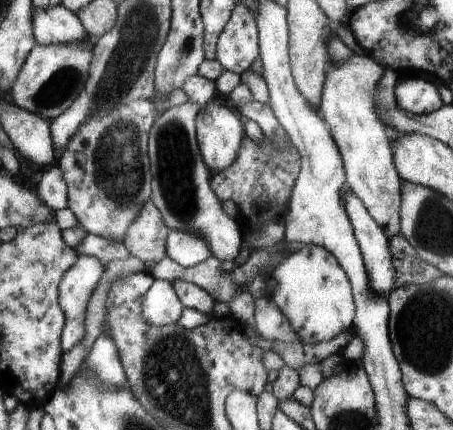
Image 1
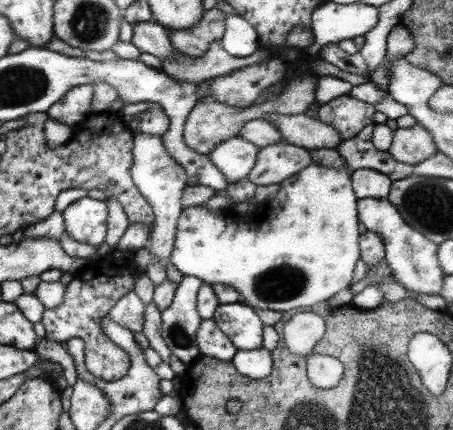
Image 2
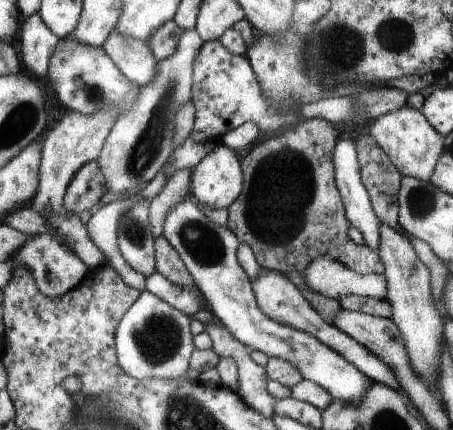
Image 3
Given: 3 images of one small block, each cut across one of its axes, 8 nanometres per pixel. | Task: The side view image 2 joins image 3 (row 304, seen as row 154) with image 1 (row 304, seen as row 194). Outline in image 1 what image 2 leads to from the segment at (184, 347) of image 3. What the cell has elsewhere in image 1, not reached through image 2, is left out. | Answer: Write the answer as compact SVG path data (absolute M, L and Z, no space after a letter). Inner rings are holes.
M155 280L155 284L147 290L141 306L141 314L149 326L169 326L179 320L183 312L183 304L171 282Z

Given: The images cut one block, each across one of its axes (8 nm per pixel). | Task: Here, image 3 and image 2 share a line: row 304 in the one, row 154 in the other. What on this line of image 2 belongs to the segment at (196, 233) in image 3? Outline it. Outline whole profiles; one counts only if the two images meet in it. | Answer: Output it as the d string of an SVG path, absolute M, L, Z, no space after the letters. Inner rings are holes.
M237 136L225 140L215 150L211 150L209 158L227 178L227 184L237 184L239 180L247 178L249 172L255 168L257 154L259 146L253 146L251 142Z

